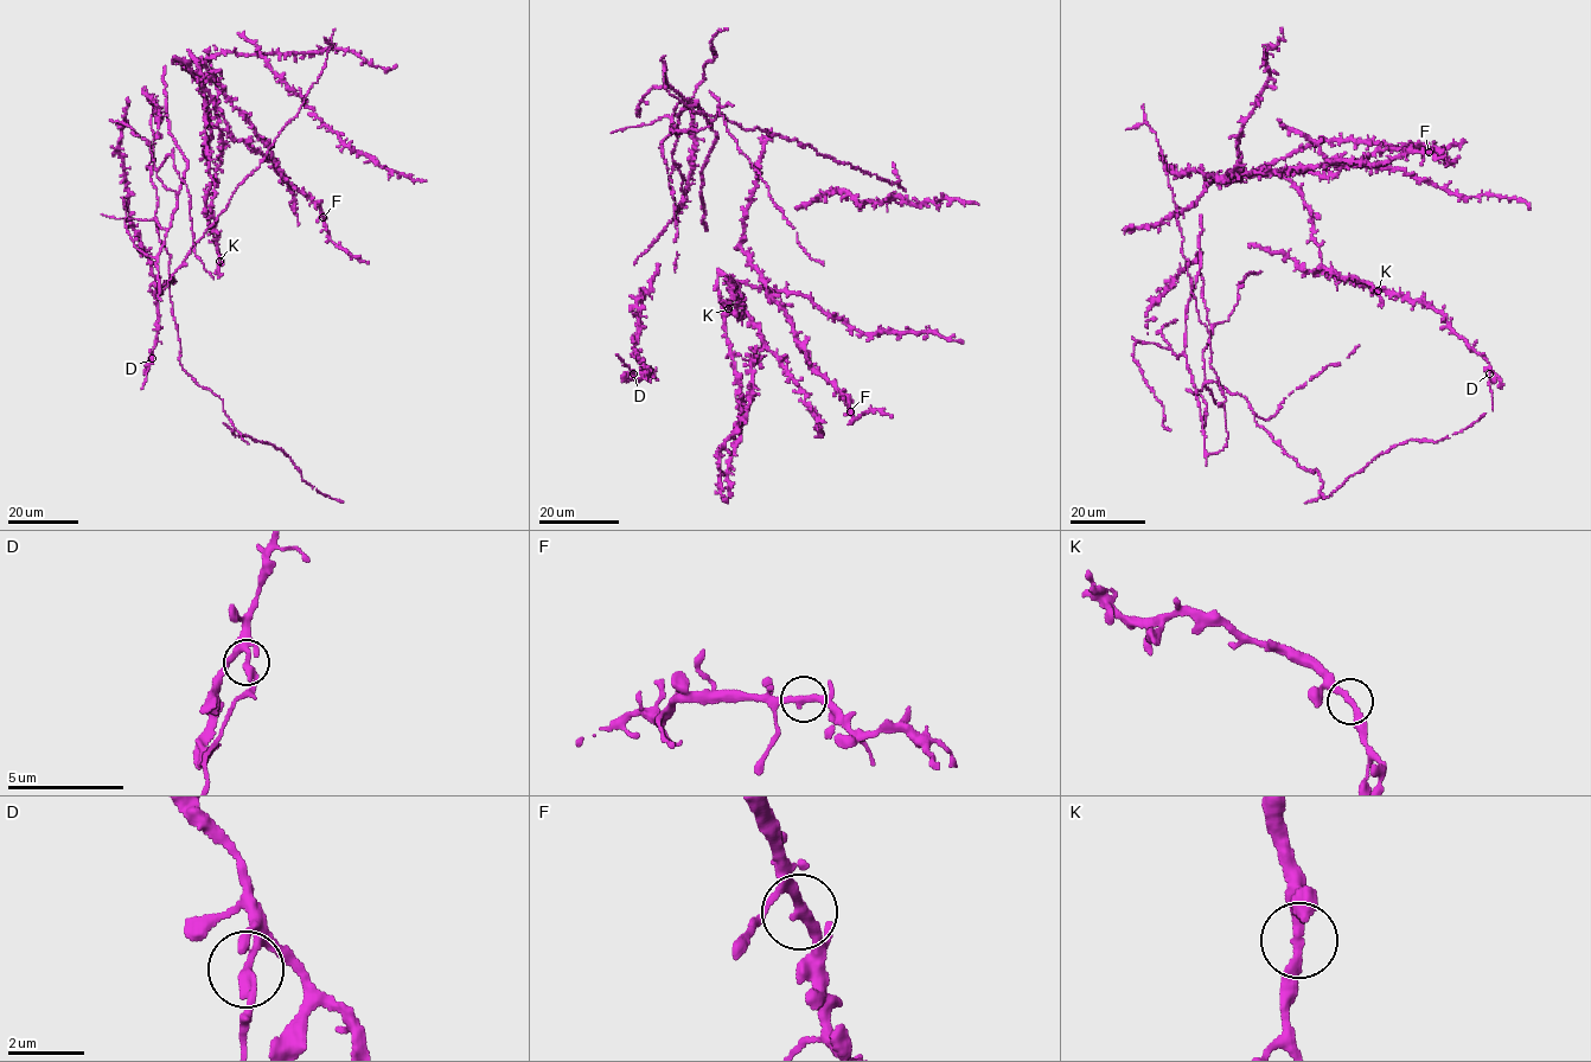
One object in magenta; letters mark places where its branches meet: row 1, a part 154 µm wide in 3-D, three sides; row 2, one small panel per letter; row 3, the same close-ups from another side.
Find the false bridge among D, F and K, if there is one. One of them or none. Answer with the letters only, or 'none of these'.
D

